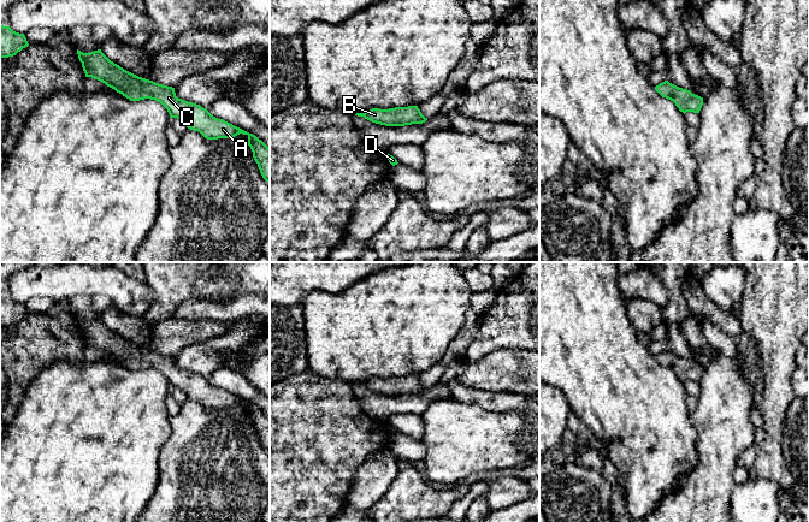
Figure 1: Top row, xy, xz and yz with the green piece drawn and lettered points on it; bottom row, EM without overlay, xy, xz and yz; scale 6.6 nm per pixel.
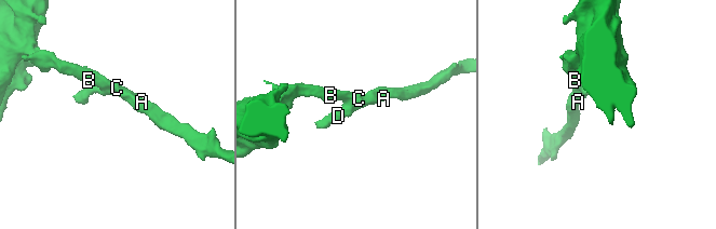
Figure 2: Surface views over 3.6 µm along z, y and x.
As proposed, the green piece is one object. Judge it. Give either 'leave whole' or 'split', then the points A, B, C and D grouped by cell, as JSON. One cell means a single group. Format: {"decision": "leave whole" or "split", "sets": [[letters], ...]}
{"decision": "leave whole", "sets": [["A", "B", "C", "D"]]}

